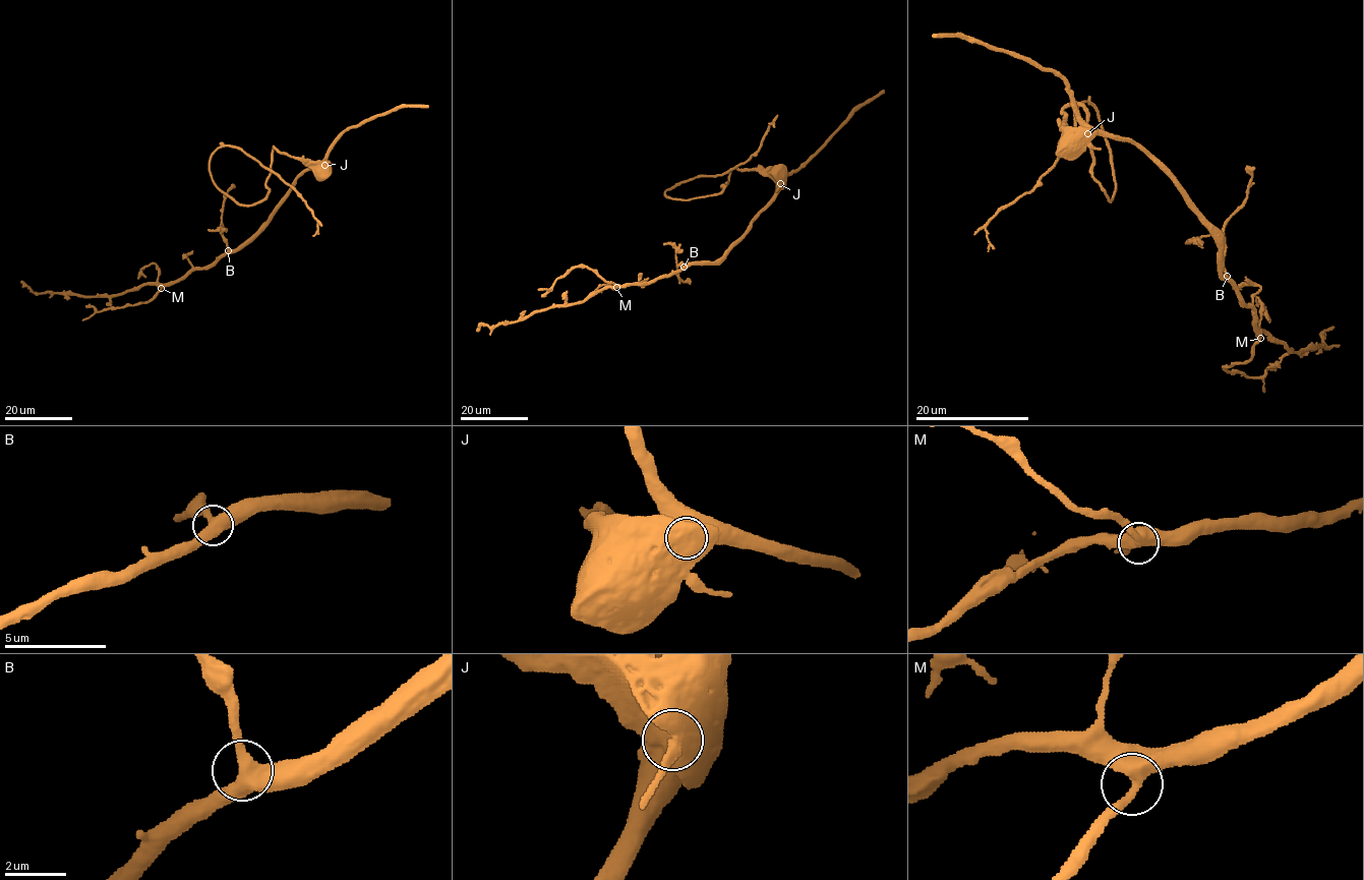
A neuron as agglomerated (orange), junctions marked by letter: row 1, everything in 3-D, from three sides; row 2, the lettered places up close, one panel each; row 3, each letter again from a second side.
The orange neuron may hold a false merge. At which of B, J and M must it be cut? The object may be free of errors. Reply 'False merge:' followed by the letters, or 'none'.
False merge: J

